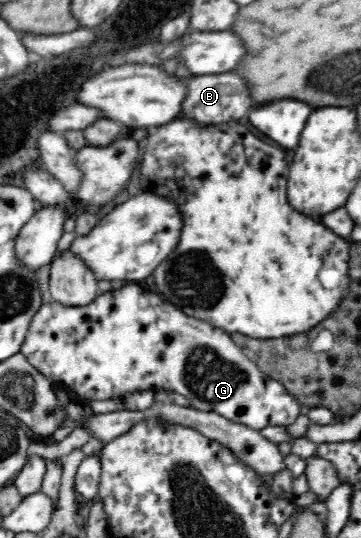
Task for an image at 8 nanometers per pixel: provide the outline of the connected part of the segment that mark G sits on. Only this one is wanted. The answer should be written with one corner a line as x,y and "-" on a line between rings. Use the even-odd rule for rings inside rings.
128,282
120,289
111,289
108,292
104,292
88,306
66,306
54,300
50,300
49,303
43,303
30,322
26,340
24,340
24,345
21,347
21,353
26,356
30,364
34,365
38,371
46,375
54,384
76,391
81,398
84,398
85,402
92,399
122,399
126,393
166,388
185,396
189,400
190,406
194,409
217,412
232,421
246,424
246,426
256,430
267,426
290,426
290,424
294,424
294,421
302,412
302,404
290,391
286,390
283,383
278,381
278,379
270,378
264,371
260,370
256,363
248,360
242,350
228,338
228,334
224,334
220,328
210,326
210,323
205,320
188,316
176,310
169,302
165,302
160,295
144,289
138,282

